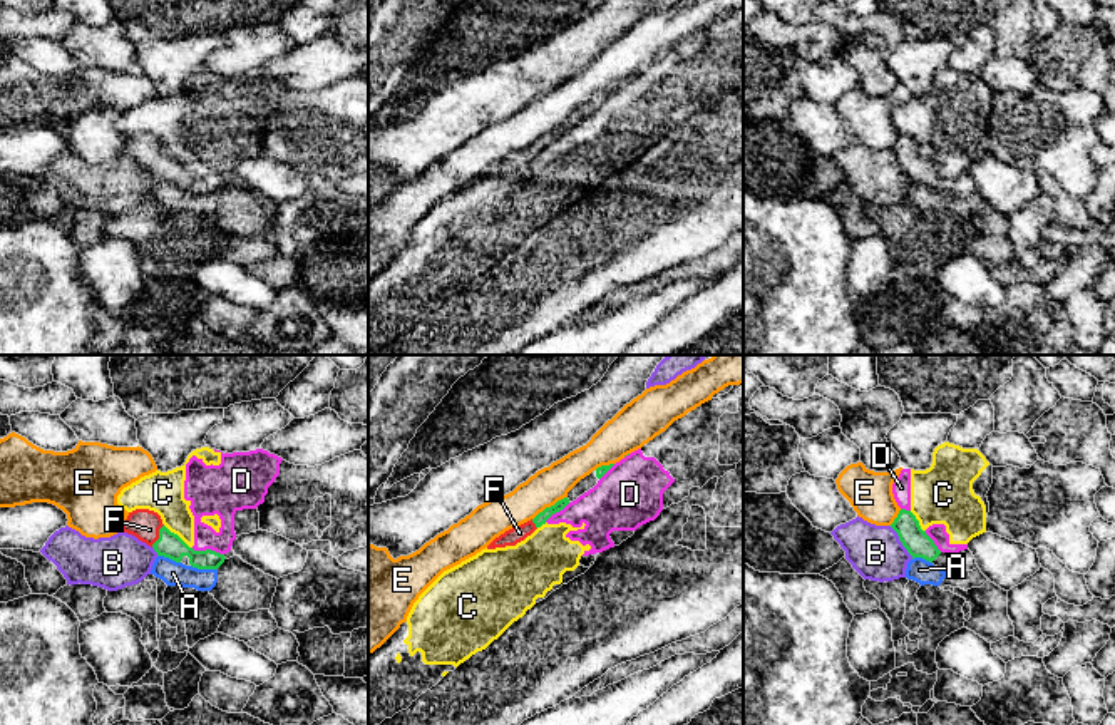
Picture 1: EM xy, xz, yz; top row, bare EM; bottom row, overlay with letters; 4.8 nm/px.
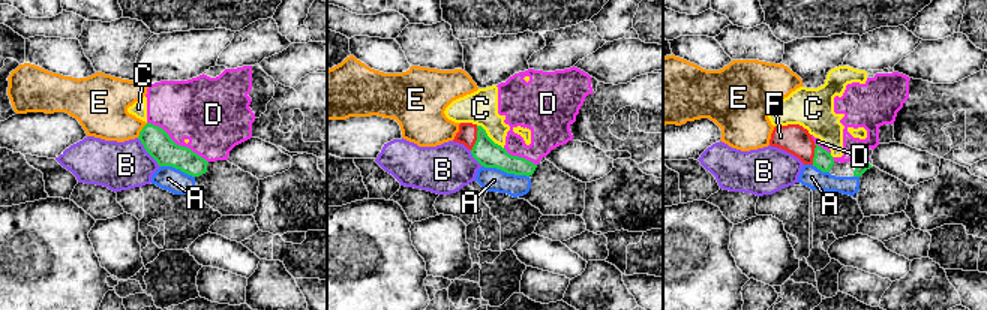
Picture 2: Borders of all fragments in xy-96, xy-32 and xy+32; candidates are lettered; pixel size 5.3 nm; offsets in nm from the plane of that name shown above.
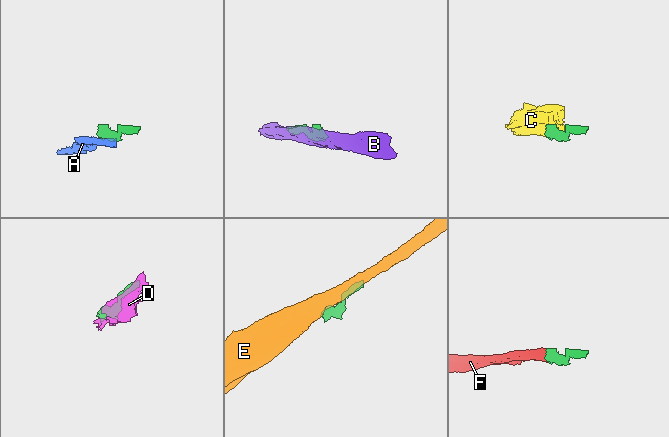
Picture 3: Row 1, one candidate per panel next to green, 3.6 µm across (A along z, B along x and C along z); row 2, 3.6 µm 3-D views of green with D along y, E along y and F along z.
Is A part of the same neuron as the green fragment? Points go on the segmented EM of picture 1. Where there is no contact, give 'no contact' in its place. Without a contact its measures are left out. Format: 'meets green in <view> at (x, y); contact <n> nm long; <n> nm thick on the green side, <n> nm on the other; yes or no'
meets green in xy at (205, 568); contact 130 nm long; 120 nm thick on the green side, 120 nm on the other; no

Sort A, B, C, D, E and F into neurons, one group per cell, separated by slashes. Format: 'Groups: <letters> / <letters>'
Groups: A / B / C D / E / F

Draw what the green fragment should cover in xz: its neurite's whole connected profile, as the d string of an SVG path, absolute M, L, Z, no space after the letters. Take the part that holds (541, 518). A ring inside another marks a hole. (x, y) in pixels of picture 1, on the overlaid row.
M564 497L561 501L558 501L554 506L546 507L542 512L539 512L534 519L516 526L509 531L506 531L504 534L501 534L499 537L496 537L487 549L496 549L496 548L506 548L506 546L516 546L517 542L524 541L527 536L531 536L537 527L541 527L542 524L546 524L546 521L563 511L566 506L569 504L569 499Z

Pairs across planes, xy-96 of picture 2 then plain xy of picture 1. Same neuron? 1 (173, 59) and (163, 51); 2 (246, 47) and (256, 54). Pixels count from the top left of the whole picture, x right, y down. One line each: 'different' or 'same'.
1: same
2: same

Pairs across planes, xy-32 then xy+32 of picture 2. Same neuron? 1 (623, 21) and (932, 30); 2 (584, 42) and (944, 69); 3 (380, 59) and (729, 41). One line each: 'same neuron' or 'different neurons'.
1: same neuron
2: different neurons
3: different neurons

